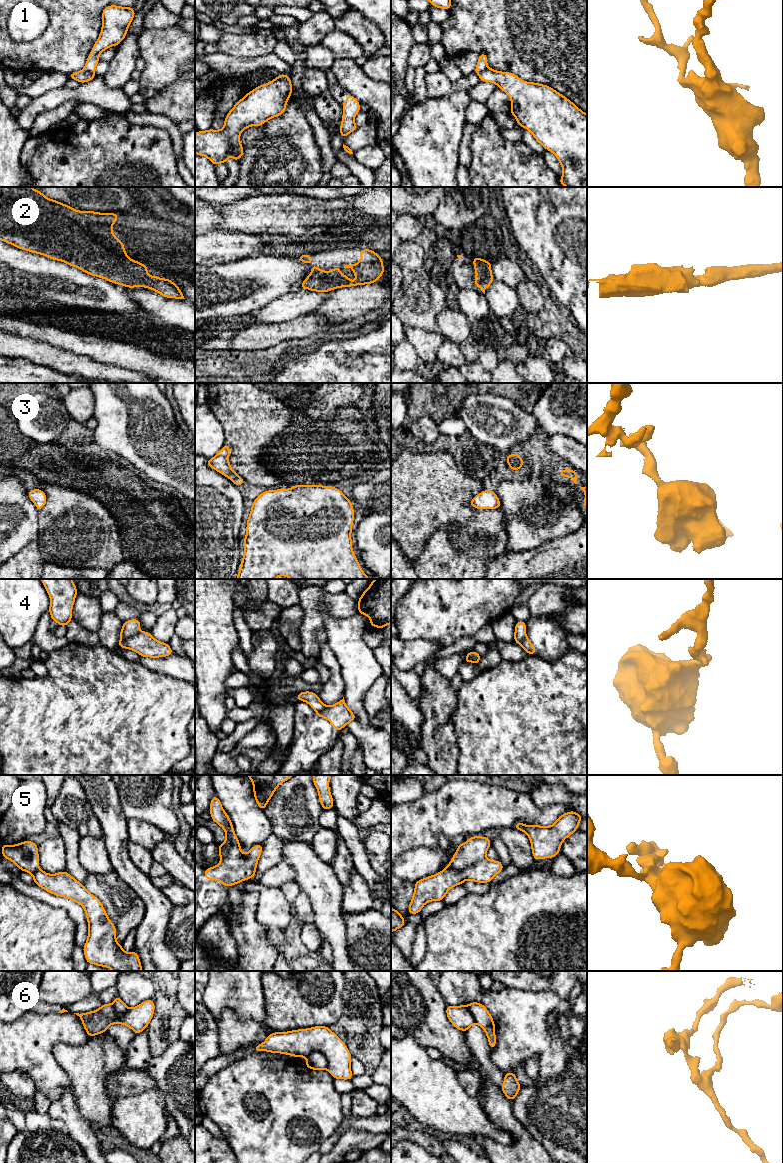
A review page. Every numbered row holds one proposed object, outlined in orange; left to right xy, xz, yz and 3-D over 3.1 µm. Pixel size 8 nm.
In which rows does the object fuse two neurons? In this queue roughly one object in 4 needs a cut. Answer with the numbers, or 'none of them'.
1, 4, 5, 6

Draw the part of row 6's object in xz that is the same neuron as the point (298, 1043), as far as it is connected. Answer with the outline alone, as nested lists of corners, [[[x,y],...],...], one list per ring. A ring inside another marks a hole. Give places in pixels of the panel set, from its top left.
[[[314,1026],[288,1032],[274,1032],[254,1047],[255,1052],[286,1054],[307,1057],[312,1052],[321,1052],[328,1061],[327,1070],[334,1079],[351,1080],[351,1058],[346,1044],[328,1026]]]

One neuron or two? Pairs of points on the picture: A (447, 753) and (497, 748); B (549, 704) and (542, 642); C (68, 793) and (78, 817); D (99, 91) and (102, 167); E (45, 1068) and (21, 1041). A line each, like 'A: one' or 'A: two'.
A: two
B: two
C: one
D: two
E: one

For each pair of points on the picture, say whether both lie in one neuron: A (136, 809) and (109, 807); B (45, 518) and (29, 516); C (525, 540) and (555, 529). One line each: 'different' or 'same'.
A: different
B: different
C: same

